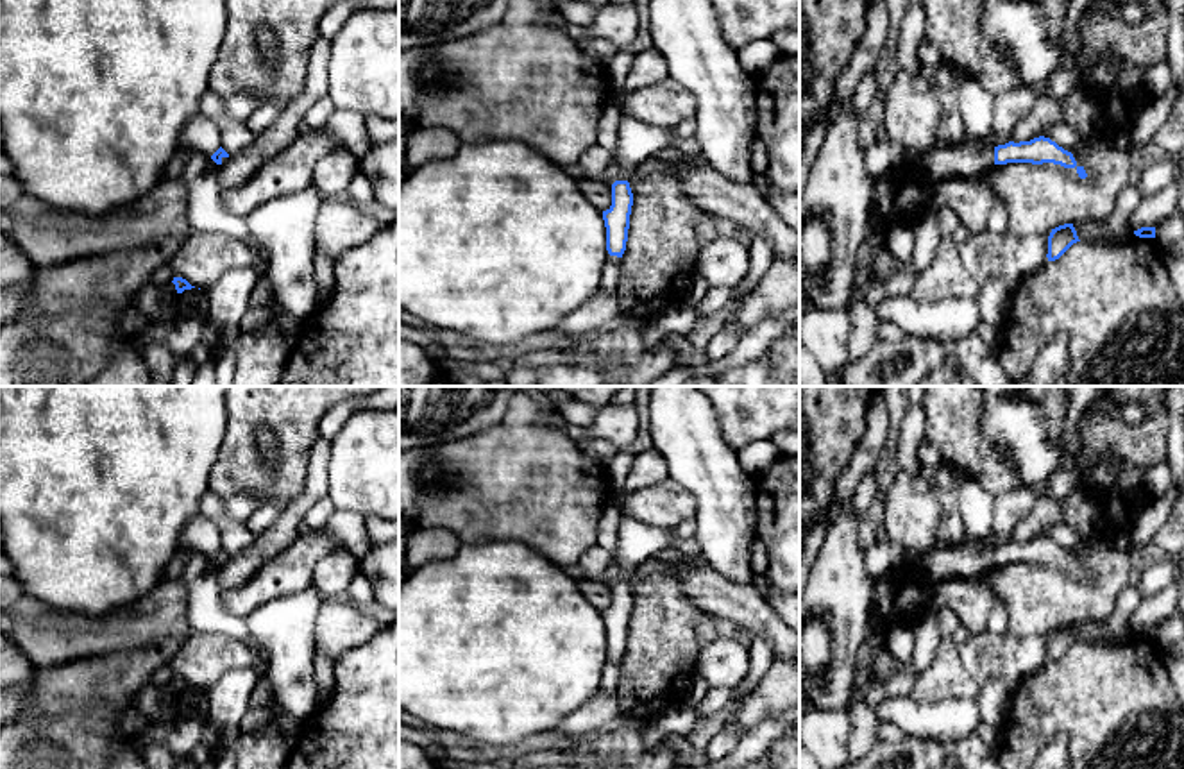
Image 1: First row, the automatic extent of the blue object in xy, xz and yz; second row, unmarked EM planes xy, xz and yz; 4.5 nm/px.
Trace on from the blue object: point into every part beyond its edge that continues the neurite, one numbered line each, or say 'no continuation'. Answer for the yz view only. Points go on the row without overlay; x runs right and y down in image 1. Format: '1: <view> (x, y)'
1: yz (943, 564)

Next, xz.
1: xz (637, 542)

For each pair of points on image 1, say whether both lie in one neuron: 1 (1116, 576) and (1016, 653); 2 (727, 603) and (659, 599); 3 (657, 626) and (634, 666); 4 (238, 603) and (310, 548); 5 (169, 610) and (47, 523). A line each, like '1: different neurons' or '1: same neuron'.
1: different neurons
2: different neurons
3: same neuron
4: same neuron
5: different neurons

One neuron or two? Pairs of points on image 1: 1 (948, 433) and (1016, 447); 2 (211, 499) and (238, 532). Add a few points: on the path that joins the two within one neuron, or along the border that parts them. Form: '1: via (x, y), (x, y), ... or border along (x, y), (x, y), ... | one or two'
1: border along (981, 405), (981, 431), (1009, 462), (1016, 476) | two
2: via (213, 508), (229, 526) | one

